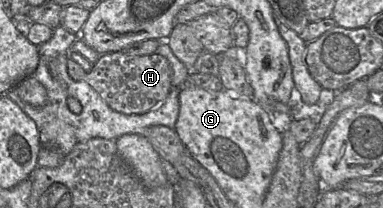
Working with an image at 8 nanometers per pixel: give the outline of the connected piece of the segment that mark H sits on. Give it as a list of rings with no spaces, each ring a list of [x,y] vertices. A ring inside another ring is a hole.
[[[122,51],[103,54],[90,72],[68,59],[67,68],[72,79],[87,82],[112,110],[123,114],[144,114],[152,110],[166,99],[172,89],[171,65],[157,53],[143,56]]]

